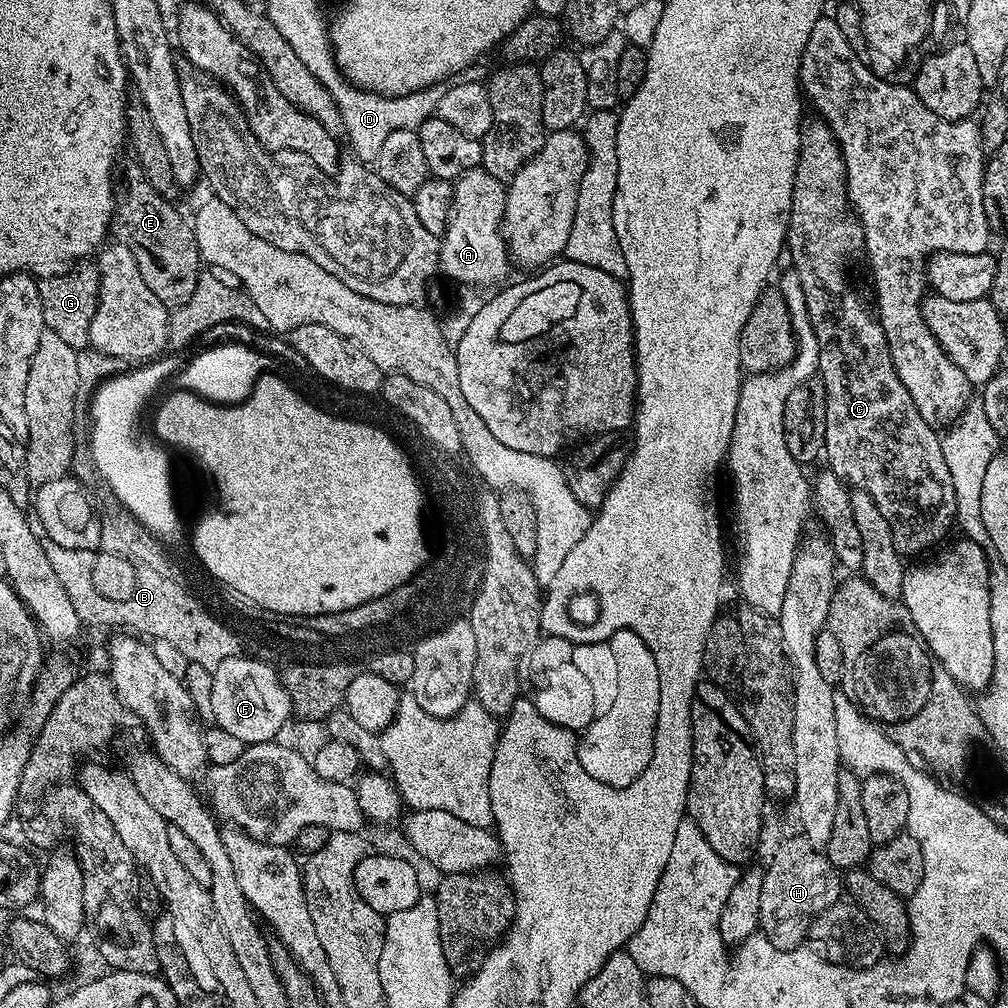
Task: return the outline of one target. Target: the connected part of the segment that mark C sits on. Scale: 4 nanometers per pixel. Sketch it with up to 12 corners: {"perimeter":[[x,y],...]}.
{"perimeter":[[801,123],[785,247],[820,347],[827,467],[902,558],[954,528],[937,429],[846,266],[828,124]]}

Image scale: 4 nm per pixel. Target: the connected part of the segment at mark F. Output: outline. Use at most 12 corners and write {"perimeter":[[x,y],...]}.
{"perimeter":[[264,665],[213,671],[211,719],[245,746],[276,740],[292,705]]}

